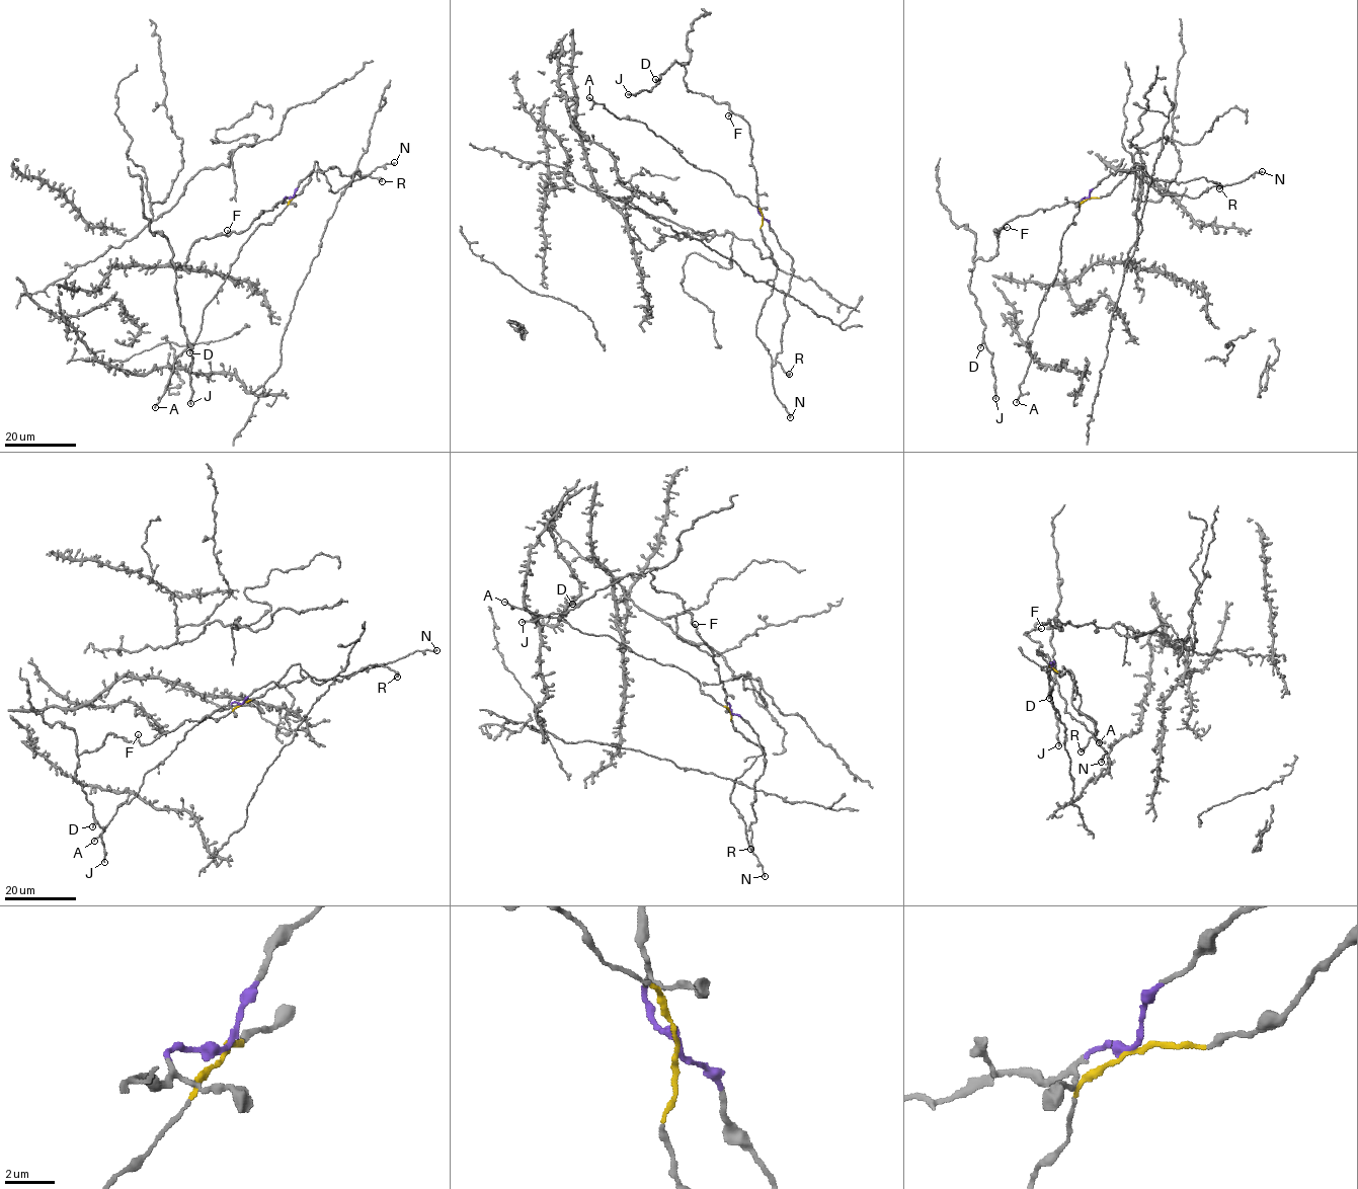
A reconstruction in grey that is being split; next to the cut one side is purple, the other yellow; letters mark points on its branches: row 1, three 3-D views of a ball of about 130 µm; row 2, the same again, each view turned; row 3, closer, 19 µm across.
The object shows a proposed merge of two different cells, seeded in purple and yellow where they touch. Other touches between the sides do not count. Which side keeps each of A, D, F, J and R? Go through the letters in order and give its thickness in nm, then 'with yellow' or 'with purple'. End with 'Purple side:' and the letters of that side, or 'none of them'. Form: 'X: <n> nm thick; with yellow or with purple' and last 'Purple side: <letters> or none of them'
A: 140 nm thick; with yellow
D: 160 nm thick; with purple
F: 170 nm thick; with purple
J: 240 nm thick; with purple
R: 500 nm thick; with purple
Purple side: D, F, J, R

